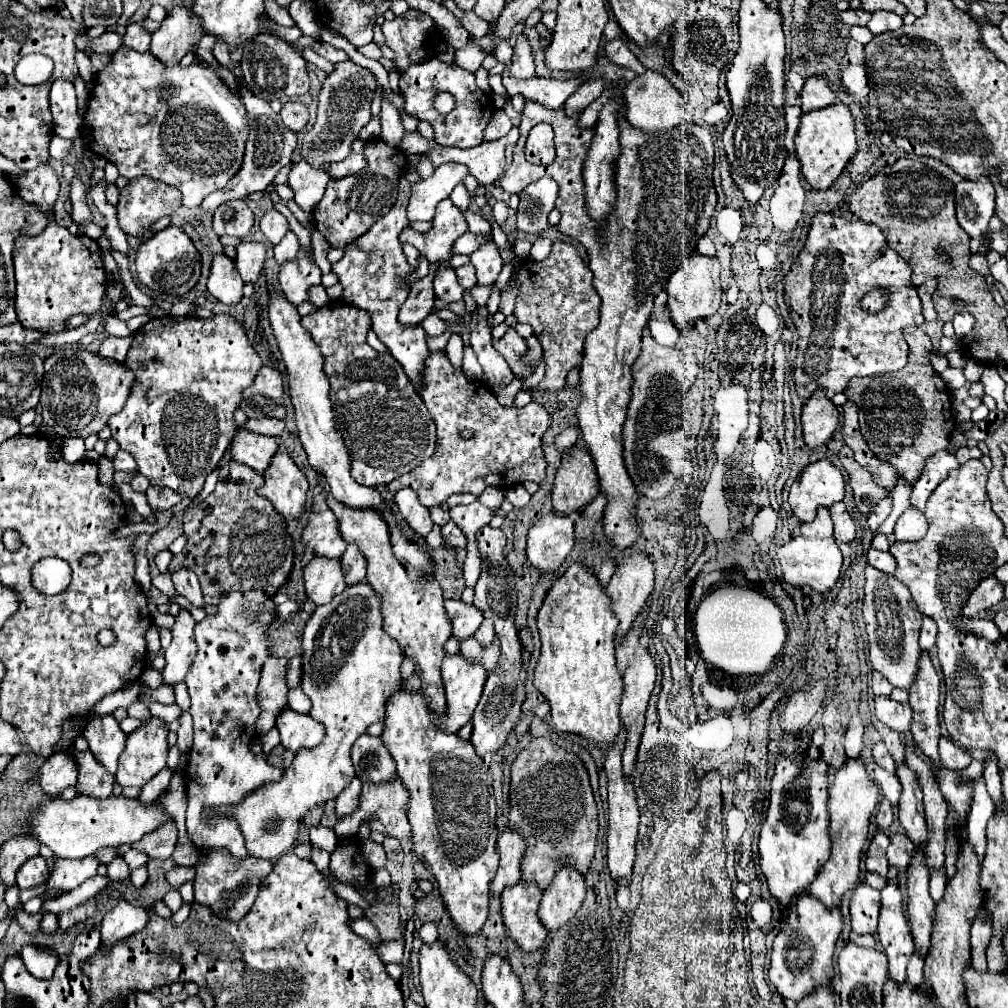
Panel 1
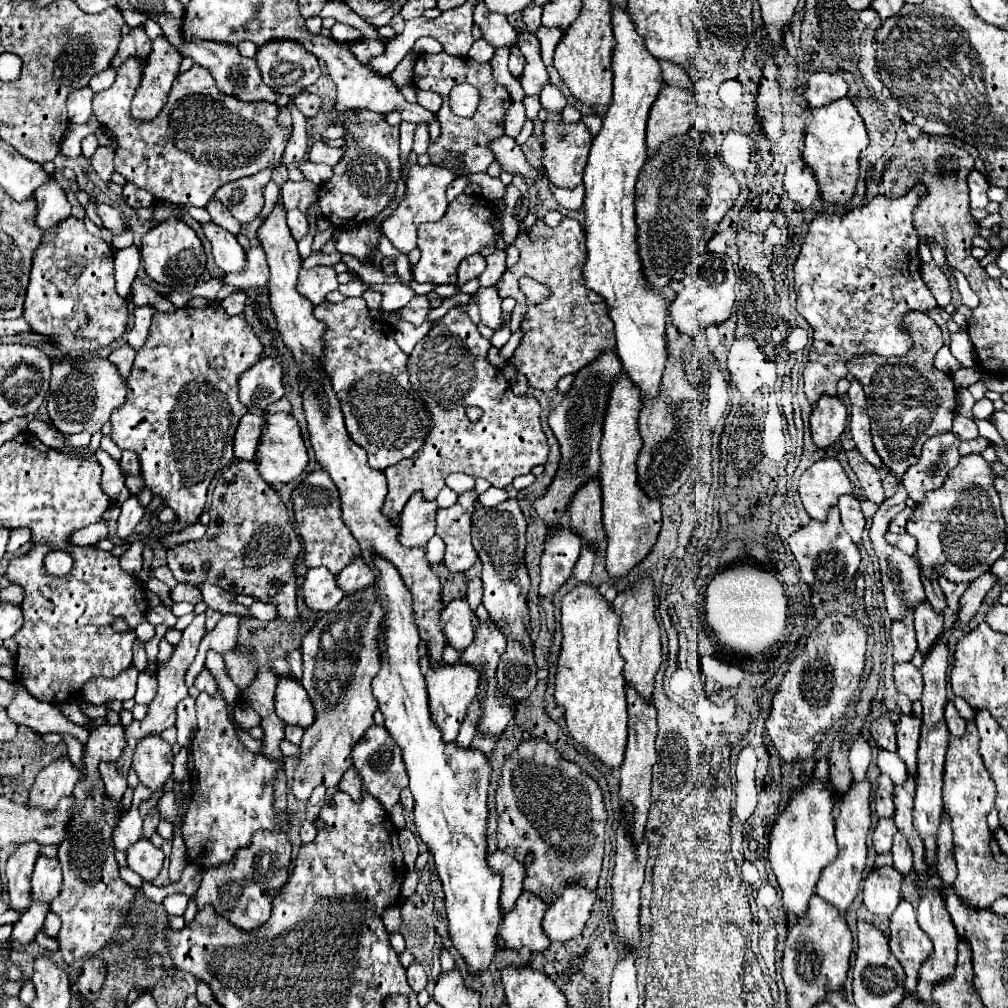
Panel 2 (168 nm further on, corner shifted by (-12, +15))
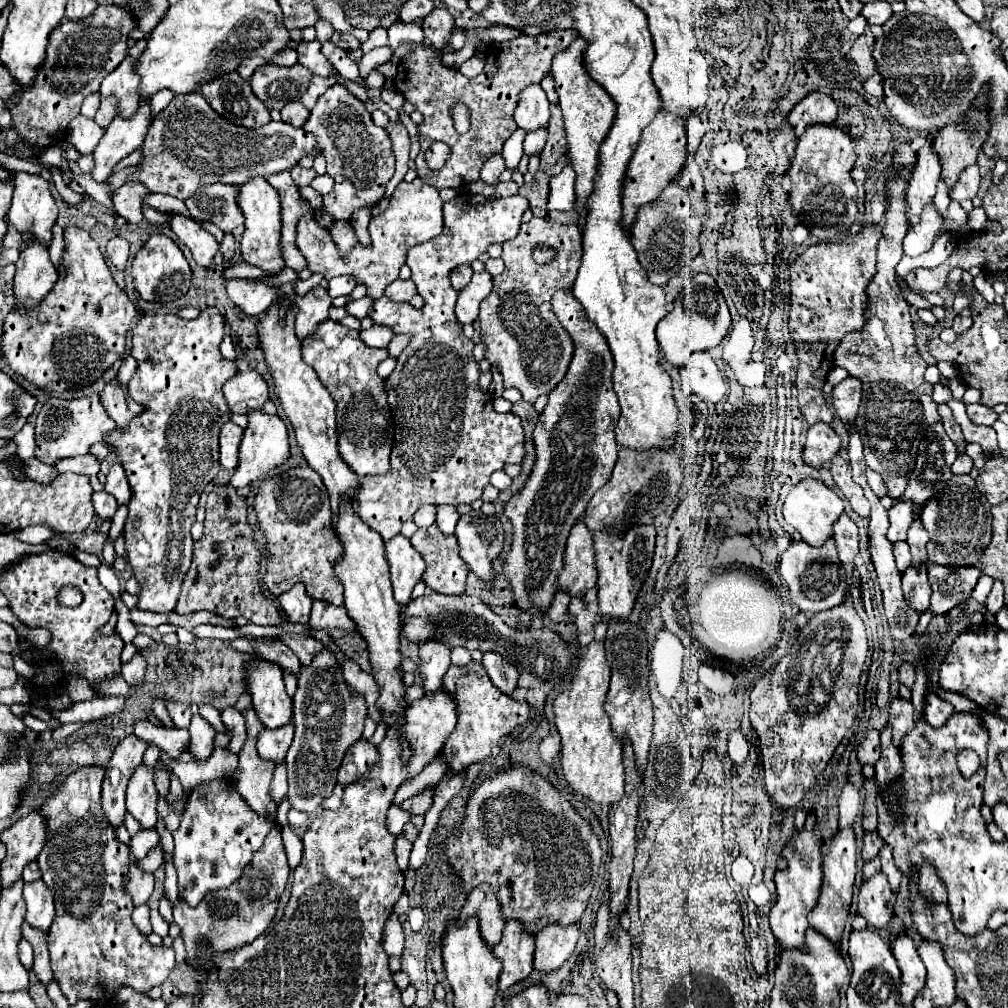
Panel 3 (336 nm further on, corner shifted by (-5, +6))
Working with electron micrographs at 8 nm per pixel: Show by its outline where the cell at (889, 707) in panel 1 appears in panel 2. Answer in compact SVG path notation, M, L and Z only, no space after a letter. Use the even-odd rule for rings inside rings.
M913 663L895 665L895 685L897 685L897 691L907 695L911 701L919 699L923 691L923 679L919 669L915 669Z

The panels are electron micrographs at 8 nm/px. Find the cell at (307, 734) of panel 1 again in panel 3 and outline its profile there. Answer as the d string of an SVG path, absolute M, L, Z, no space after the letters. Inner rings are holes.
M256 658L246 690L252 694L252 706L266 728L286 726L292 720L292 698L286 694L280 666Z

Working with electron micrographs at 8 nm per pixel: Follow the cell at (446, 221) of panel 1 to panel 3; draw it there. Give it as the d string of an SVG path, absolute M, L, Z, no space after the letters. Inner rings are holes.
M460 194L444 204L444 232L424 244L408 250L408 266L412 270L412 282L418 294L424 298L424 308L416 310L408 302L392 302L388 298L374 300L370 318L376 324L388 324L394 334L412 334L410 344L402 350L394 372L386 380L388 402L394 412L396 434L390 458L390 470L384 476L360 478L358 514L376 530L384 542L400 534L406 520L412 520L416 510L424 504L472 504L482 496L484 486L490 484L490 474L504 470L508 464L522 464L524 460L524 430L520 418L512 412L500 414L494 410L494 398L478 384L480 364L472 358L474 342L462 334L460 322L456 322L454 308L458 292L450 286L450 272L460 264L470 264L480 258L488 246L504 244L516 238L522 224L522 214L528 210L528 200L520 194L508 198L486 198L478 194Z

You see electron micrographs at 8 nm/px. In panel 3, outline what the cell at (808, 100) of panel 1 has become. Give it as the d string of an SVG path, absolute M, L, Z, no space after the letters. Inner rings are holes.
M810 92L802 98L794 110L788 114L788 122L794 126L798 122L804 124L832 124L836 120L838 104L830 94L824 92Z

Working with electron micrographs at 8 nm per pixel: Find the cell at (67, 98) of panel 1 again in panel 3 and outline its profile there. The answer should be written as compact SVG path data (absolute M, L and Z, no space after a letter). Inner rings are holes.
M78 114L68 128L68 142L76 146L80 154L92 154L94 148L98 146L104 130L90 118Z

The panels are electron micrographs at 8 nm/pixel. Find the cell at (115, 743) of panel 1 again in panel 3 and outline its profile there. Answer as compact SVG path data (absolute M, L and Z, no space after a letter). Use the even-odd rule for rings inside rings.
M80 766L80 770L70 774L68 780L62 782L62 788L58 788L42 804L42 812L48 820L48 832L46 844L38 856L38 864L42 870L42 880L56 894L56 918L48 930L48 950L54 978L58 980L60 990L70 1004L86 998L98 1002L98 1006L104 1006L104 1002L114 996L114 990L122 984L132 986L136 992L144 994L152 986L160 986L174 968L174 950L168 946L152 946L148 938L136 930L130 918L134 904L132 898L124 894L130 850L116 838L114 828L104 818L100 806L100 786L104 772L104 766Z

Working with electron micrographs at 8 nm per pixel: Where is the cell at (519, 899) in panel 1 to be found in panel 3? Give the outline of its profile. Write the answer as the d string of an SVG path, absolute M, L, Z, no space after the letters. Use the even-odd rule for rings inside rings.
M508 920L502 940L494 946L494 954L502 960L504 968L500 972L500 990L524 980L532 970L532 950L534 950L534 936L524 930L524 924L516 920Z

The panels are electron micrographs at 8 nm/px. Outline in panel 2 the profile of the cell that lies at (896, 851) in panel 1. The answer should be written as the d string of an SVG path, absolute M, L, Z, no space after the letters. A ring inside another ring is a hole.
M895 835L891 855L893 855L893 865L895 865L895 869L901 875L909 875L913 871L913 865L911 865L911 847L907 845L907 841L903 841L903 837Z

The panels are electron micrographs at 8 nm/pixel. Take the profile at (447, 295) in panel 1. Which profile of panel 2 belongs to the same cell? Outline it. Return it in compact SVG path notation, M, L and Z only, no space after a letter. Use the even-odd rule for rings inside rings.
M495 287L479 289L477 301L479 301L479 311L481 311L481 323L491 329L497 329L501 323L501 299L495 293Z

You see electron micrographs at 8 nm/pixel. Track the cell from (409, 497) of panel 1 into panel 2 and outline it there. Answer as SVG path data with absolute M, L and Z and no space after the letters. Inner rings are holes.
M419 493L411 497L399 519L399 543L403 547L425 547L435 535L435 501L423 501Z

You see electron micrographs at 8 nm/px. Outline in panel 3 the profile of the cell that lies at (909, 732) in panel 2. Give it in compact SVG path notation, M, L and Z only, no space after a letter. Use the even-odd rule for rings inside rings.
M896 698L890 702L890 728L892 728L892 742L896 742L896 748L900 748L900 742L912 726L916 726L916 712L912 710L912 702Z

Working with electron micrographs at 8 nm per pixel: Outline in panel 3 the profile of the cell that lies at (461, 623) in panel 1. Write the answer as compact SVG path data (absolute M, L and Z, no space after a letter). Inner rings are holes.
M420 642L420 678L426 692L436 692L442 688L442 678L450 666L450 650L440 646L440 642Z

